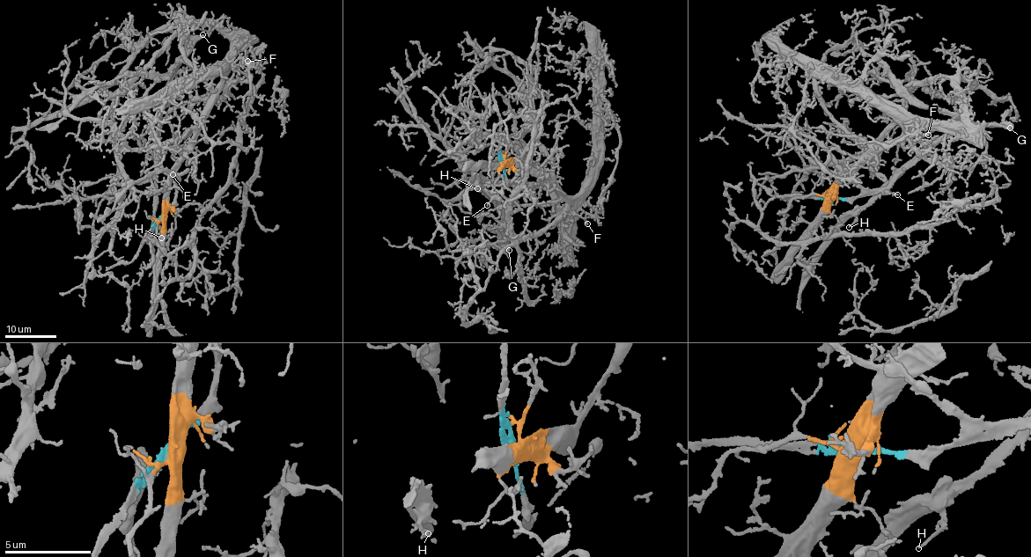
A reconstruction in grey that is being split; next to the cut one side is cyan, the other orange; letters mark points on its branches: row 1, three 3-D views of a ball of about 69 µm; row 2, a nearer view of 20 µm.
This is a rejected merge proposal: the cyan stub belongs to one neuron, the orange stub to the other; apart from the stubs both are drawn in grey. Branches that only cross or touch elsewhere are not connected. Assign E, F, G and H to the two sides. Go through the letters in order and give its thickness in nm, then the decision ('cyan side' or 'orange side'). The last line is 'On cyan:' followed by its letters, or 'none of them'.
E: 160 nm | cyan side
F: 170 nm | orange side
G: 480 nm | cyan side
H: 150 nm | cyan side
On cyan: E, G, H

